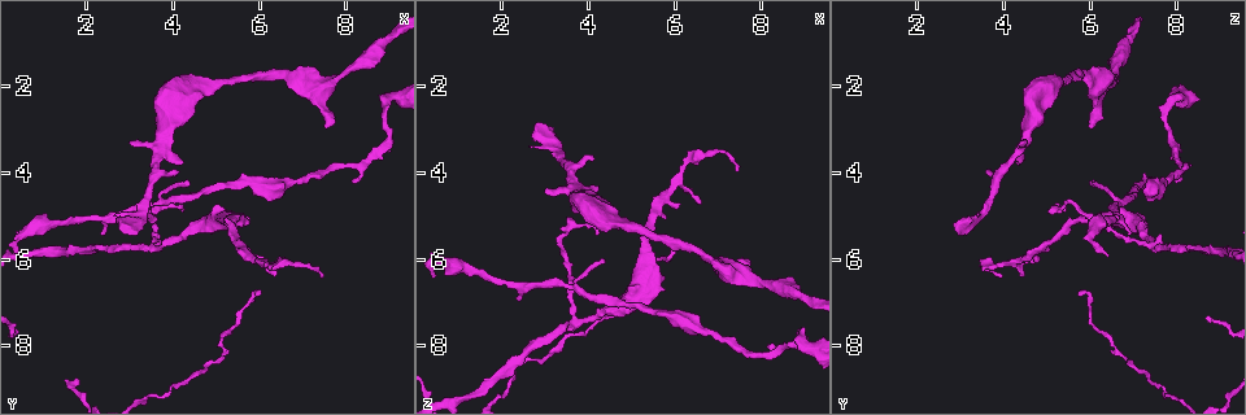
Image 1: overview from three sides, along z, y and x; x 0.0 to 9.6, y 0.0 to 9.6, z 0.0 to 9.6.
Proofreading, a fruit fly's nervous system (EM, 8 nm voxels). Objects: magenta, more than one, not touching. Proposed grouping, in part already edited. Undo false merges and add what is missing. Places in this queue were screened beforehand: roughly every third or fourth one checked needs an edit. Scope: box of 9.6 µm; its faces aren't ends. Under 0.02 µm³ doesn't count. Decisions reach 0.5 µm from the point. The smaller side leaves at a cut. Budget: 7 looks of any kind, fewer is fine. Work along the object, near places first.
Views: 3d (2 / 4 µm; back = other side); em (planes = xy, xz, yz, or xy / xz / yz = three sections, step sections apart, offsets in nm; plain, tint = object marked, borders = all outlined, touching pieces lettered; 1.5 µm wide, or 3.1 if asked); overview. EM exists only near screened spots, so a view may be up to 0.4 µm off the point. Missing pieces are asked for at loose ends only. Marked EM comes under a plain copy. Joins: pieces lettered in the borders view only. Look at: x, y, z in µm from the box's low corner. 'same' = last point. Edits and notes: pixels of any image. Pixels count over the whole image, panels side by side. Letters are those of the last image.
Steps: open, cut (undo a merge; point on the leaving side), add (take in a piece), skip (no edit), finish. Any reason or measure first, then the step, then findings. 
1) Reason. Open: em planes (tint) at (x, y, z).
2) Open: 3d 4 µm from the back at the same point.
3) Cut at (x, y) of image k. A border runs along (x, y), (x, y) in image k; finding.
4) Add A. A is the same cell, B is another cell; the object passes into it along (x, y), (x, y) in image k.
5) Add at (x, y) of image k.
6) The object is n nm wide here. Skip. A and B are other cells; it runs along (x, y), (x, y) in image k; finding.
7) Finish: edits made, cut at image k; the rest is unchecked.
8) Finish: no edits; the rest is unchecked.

An open end. Open: 3d 4 µm at (2.75, 5.35, 2.95).

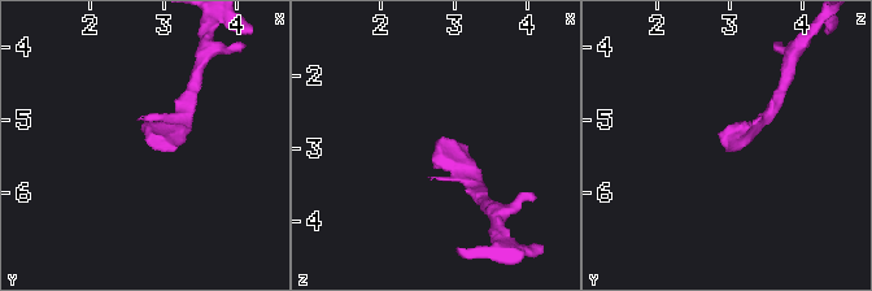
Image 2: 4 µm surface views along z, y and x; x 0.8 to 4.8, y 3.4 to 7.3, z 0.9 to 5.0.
Open: em planes (borders) at (2.75, 5.30, 2.90).

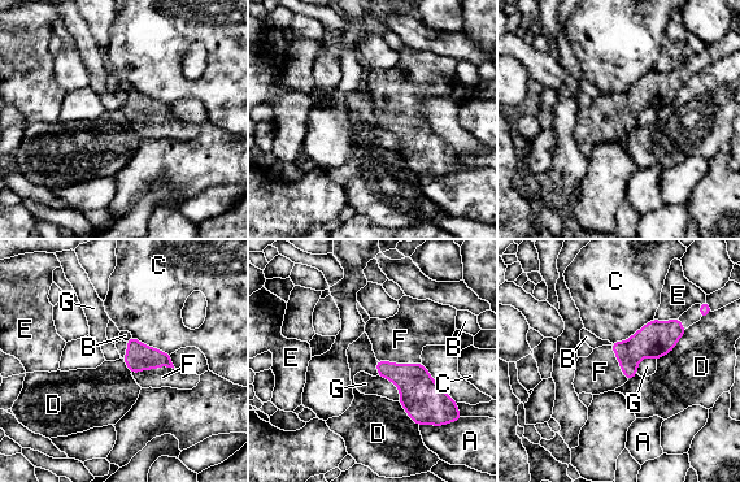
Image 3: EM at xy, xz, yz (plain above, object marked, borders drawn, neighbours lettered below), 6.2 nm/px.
Add F. F is the same cell, A, B, C, D, E and G are other cells; the object passes into it along (421, 396), (399, 364), (400, 339) in image 3; it goes on there.

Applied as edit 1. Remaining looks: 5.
Open: overview.

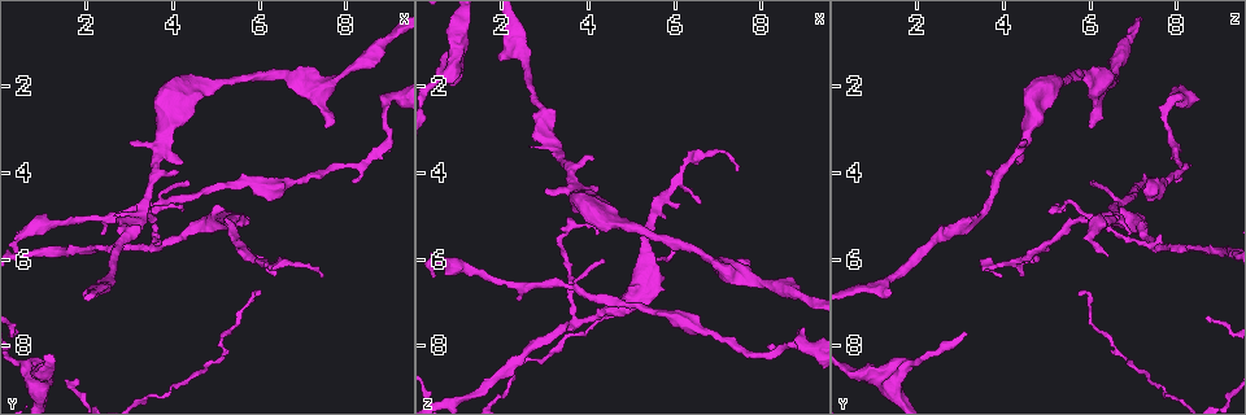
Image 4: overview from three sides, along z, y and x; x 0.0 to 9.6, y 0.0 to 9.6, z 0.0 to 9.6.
Sudden change in width. Open: em planes (tint) at (5.40, 5.15, 5.90).

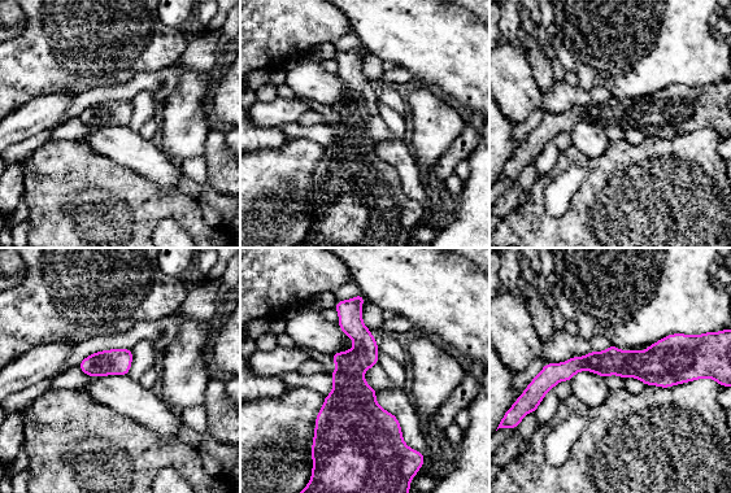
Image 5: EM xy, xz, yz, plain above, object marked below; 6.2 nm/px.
See the neighbours. Open: em planes (borders) at the same point.

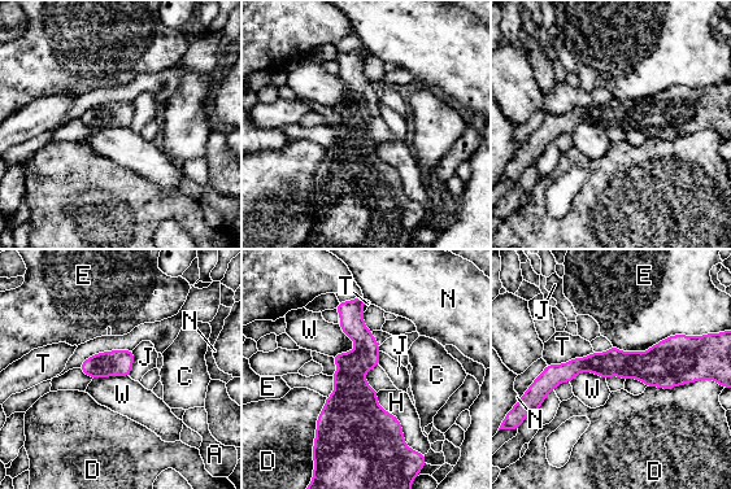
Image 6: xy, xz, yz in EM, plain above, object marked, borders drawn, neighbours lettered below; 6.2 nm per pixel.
The object is 160 nm wide here. Skip. A, C, D, E, H, J, N, T and W are other cells; a border runs along (338, 324), (355, 346), (333, 357) in image 6; all the same cell.

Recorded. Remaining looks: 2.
Finish: edits made, add at image 3; the rest is unchecked.

